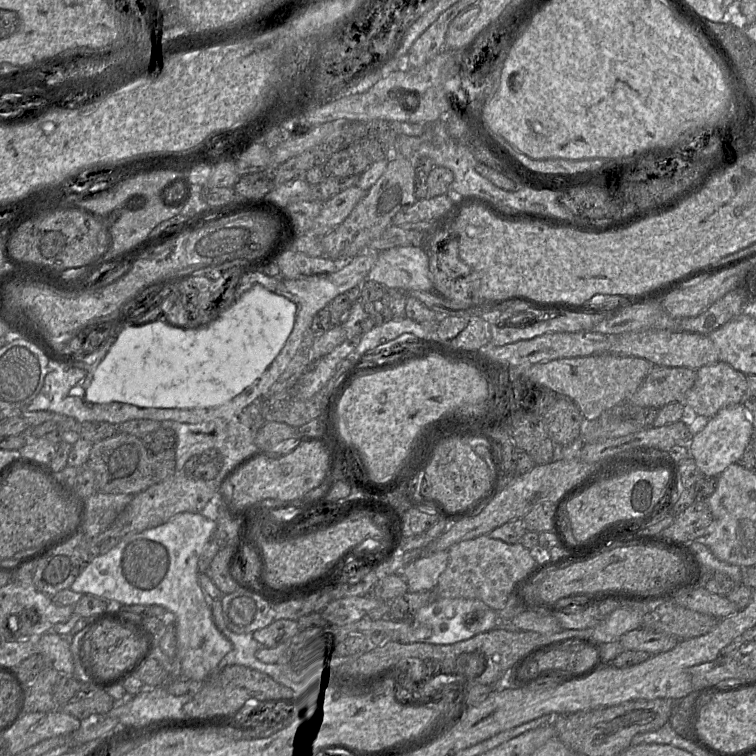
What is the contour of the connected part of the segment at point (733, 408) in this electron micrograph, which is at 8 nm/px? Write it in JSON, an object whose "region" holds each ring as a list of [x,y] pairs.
{"region":[[[743,404],[729,405],[709,418],[707,425],[691,438],[689,455],[705,477],[718,477],[729,465],[741,459],[754,436],[748,410]]]}

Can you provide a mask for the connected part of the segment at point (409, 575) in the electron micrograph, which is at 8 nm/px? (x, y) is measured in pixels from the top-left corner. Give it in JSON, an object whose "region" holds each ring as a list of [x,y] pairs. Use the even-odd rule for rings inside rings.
{"region":[[[448,550],[434,552],[408,563],[401,571],[409,592],[434,591],[440,575],[446,569]]]}

